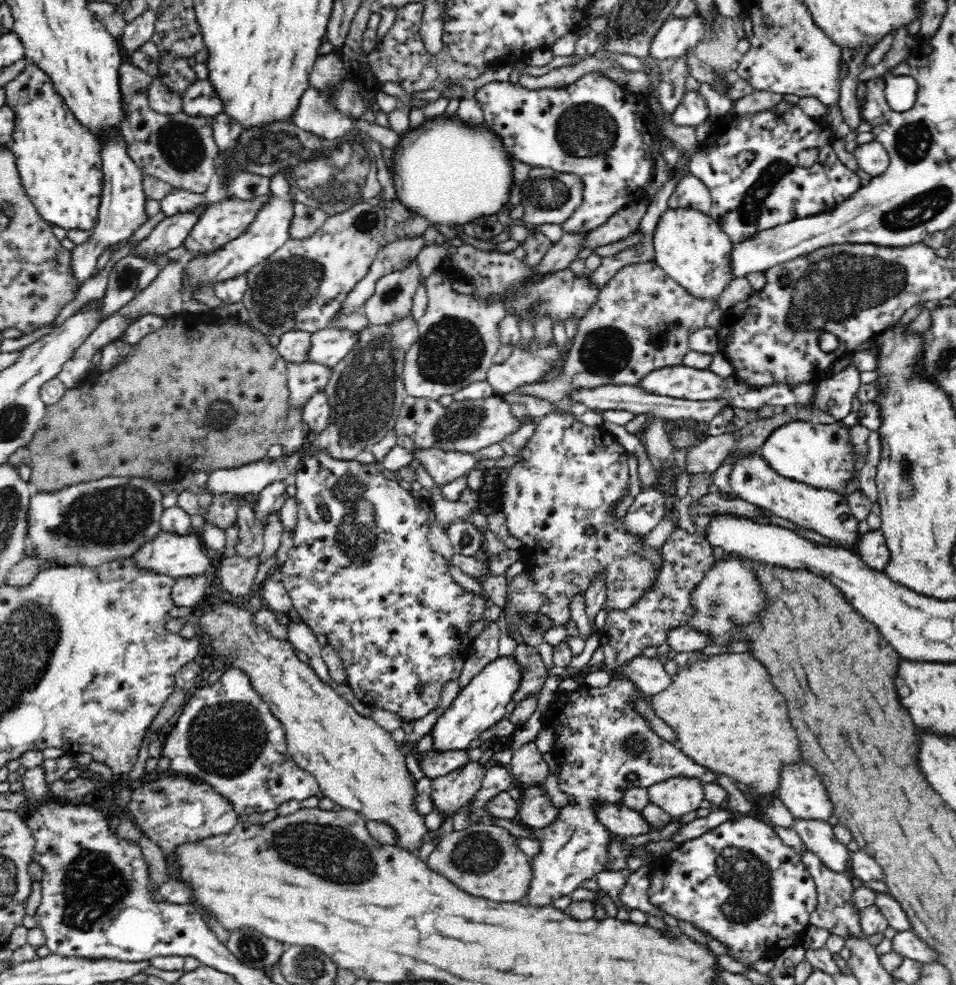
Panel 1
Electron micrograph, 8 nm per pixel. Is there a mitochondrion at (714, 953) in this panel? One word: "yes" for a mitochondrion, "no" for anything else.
no

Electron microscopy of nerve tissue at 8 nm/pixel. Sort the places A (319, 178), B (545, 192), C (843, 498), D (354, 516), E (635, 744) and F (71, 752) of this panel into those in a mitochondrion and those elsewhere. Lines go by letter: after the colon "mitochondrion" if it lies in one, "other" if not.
A: mitochondrion
B: mitochondrion
C: other
D: mitochondrion
E: mitochondrion
F: other

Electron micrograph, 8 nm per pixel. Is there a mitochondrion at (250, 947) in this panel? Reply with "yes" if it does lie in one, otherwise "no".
yes

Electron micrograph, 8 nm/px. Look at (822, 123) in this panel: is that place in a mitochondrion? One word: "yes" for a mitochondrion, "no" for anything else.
no

